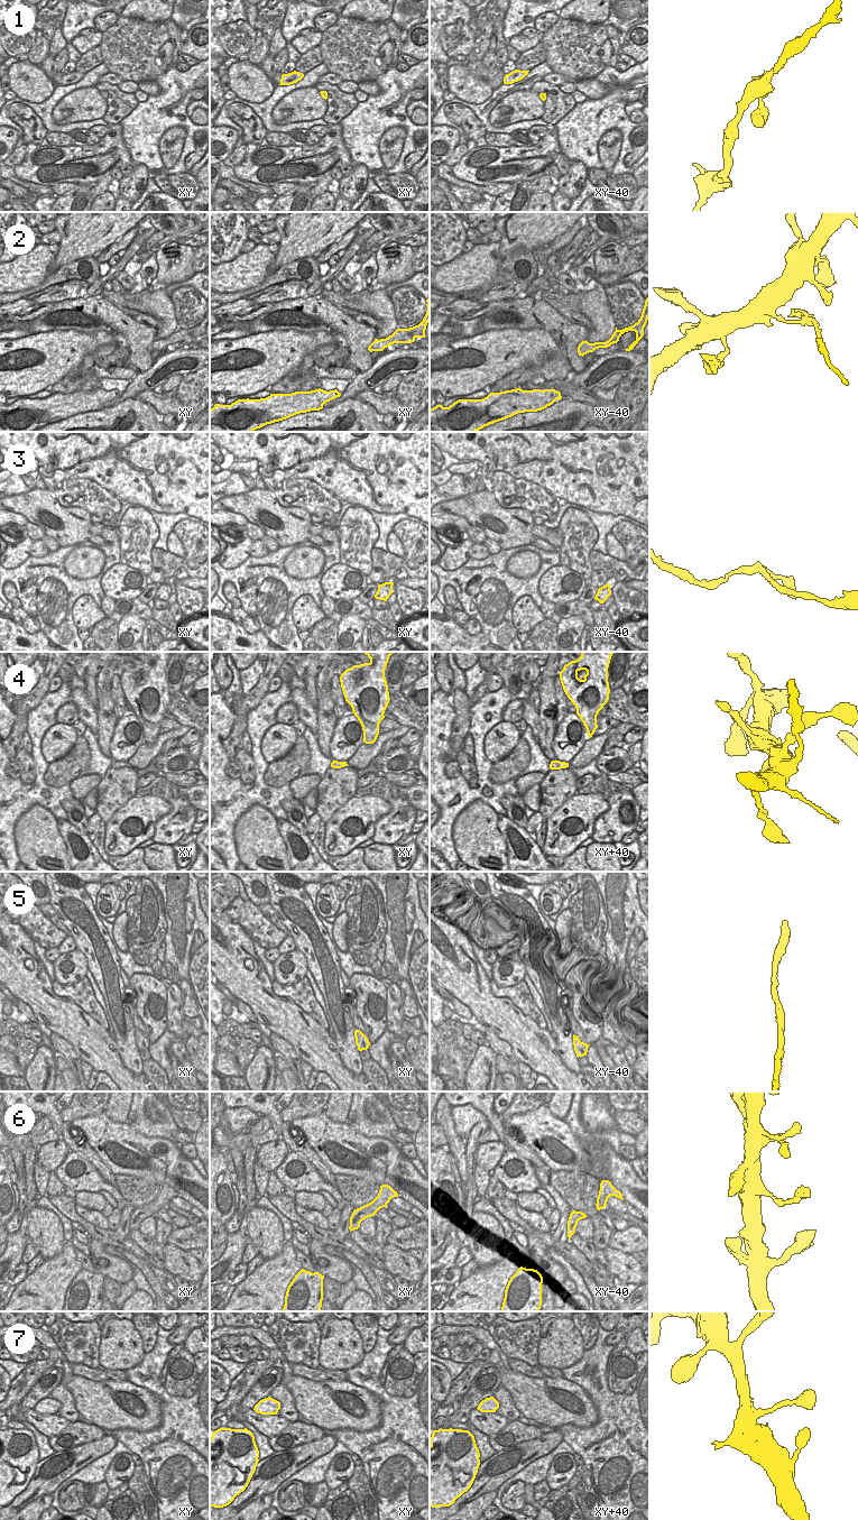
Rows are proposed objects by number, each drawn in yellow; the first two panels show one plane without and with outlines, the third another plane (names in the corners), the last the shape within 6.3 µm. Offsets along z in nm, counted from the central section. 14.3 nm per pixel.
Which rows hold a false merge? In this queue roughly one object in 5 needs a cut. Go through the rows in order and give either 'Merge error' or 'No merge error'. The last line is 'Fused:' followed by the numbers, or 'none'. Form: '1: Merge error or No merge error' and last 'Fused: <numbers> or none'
1: No merge error
2: Merge error
3: No merge error
4: No merge error
5: No merge error
6: No merge error
7: No merge error
Fused: 2.

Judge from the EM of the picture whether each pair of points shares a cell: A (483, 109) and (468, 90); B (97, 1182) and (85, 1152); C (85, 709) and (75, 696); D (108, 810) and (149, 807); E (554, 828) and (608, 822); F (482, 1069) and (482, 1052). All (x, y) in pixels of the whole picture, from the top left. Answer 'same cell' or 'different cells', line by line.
A: different cells
B: different cells
C: same cell
D: different cells
E: different cells
F: same cell

